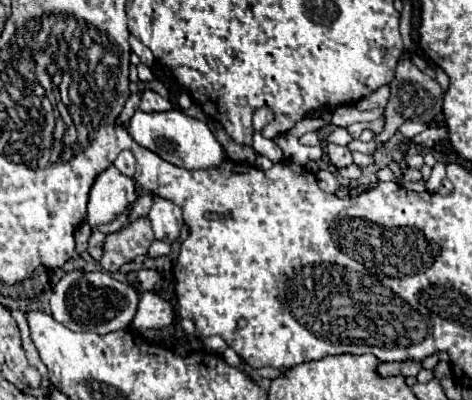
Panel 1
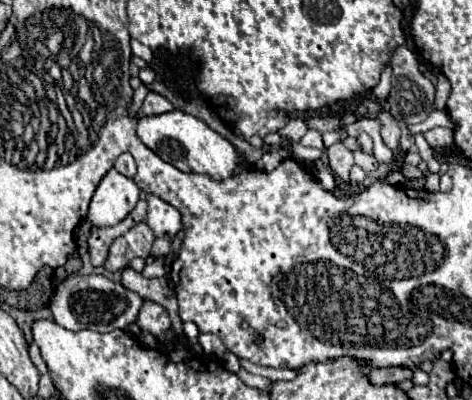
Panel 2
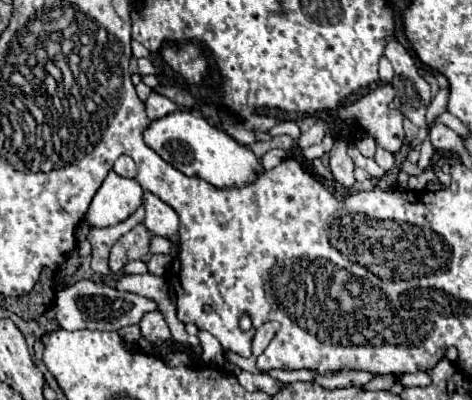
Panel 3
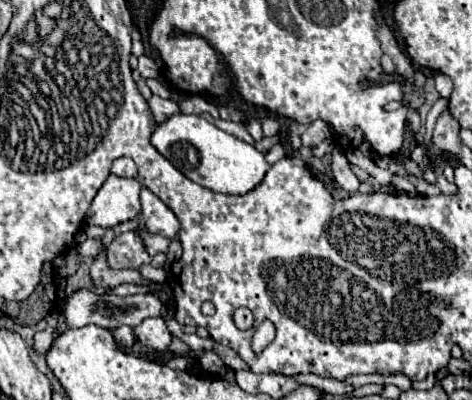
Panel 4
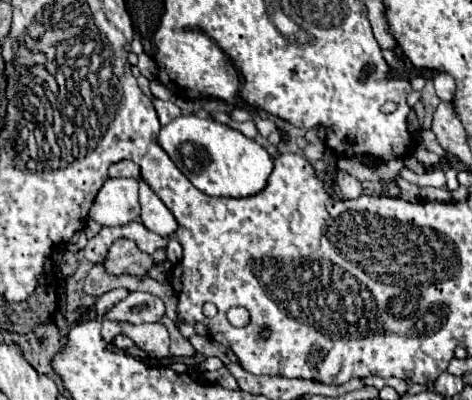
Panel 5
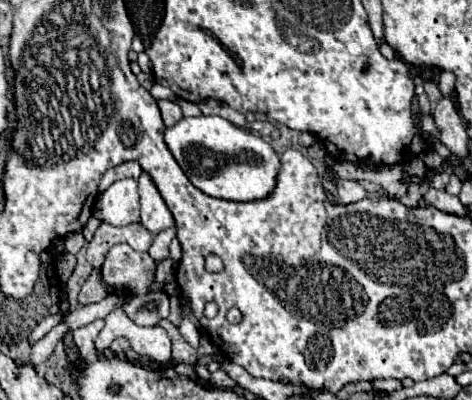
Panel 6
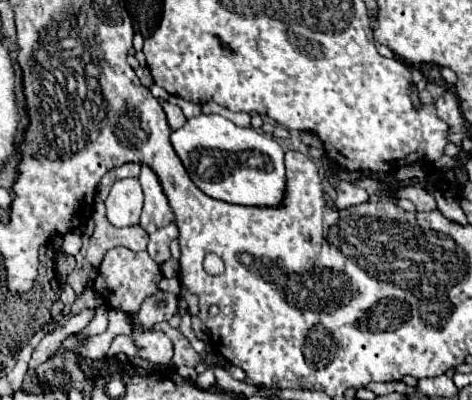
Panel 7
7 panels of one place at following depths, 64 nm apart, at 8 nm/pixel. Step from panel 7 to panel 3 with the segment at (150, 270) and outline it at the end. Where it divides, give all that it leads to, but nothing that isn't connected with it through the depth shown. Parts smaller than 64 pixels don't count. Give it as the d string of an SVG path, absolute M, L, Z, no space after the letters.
M138 224L128 234L120 236L118 242L110 250L110 268L122 270L128 262L134 262L134 260L148 262L152 258L148 250L150 238L152 238L152 232L148 232L144 224Z

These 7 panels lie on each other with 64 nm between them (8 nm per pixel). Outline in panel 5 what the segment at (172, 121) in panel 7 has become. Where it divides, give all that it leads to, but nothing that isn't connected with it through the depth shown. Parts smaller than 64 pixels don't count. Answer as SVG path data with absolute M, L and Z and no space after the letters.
M154 98L152 102L154 102L154 108L156 108L156 112L158 112L158 118L160 118L160 124L162 124L162 126L168 124L168 120L174 120L176 116L182 114L182 110L180 110L174 102L162 102L162 100L158 100L158 98Z

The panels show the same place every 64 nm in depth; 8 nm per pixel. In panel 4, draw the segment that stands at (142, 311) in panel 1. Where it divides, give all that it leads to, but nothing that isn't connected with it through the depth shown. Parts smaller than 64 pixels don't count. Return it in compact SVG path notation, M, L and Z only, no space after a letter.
M148 318L142 324L138 324L134 328L134 336L140 344L144 344L146 348L152 348L156 352L166 352L172 340L170 330L166 328L164 318Z

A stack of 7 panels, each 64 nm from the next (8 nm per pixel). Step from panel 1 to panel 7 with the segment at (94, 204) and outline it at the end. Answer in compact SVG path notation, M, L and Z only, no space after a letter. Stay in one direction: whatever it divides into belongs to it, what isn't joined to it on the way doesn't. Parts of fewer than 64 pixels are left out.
M138 178L116 180L106 198L106 216L110 224L118 228L136 226L140 222L142 204L144 204L144 194Z

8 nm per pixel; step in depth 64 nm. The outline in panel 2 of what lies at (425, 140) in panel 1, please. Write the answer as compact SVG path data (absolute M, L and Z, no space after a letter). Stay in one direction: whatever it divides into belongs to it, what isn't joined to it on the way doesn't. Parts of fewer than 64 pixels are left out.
M436 127L424 134L428 144L432 148L450 148L454 146L454 130L450 128Z

